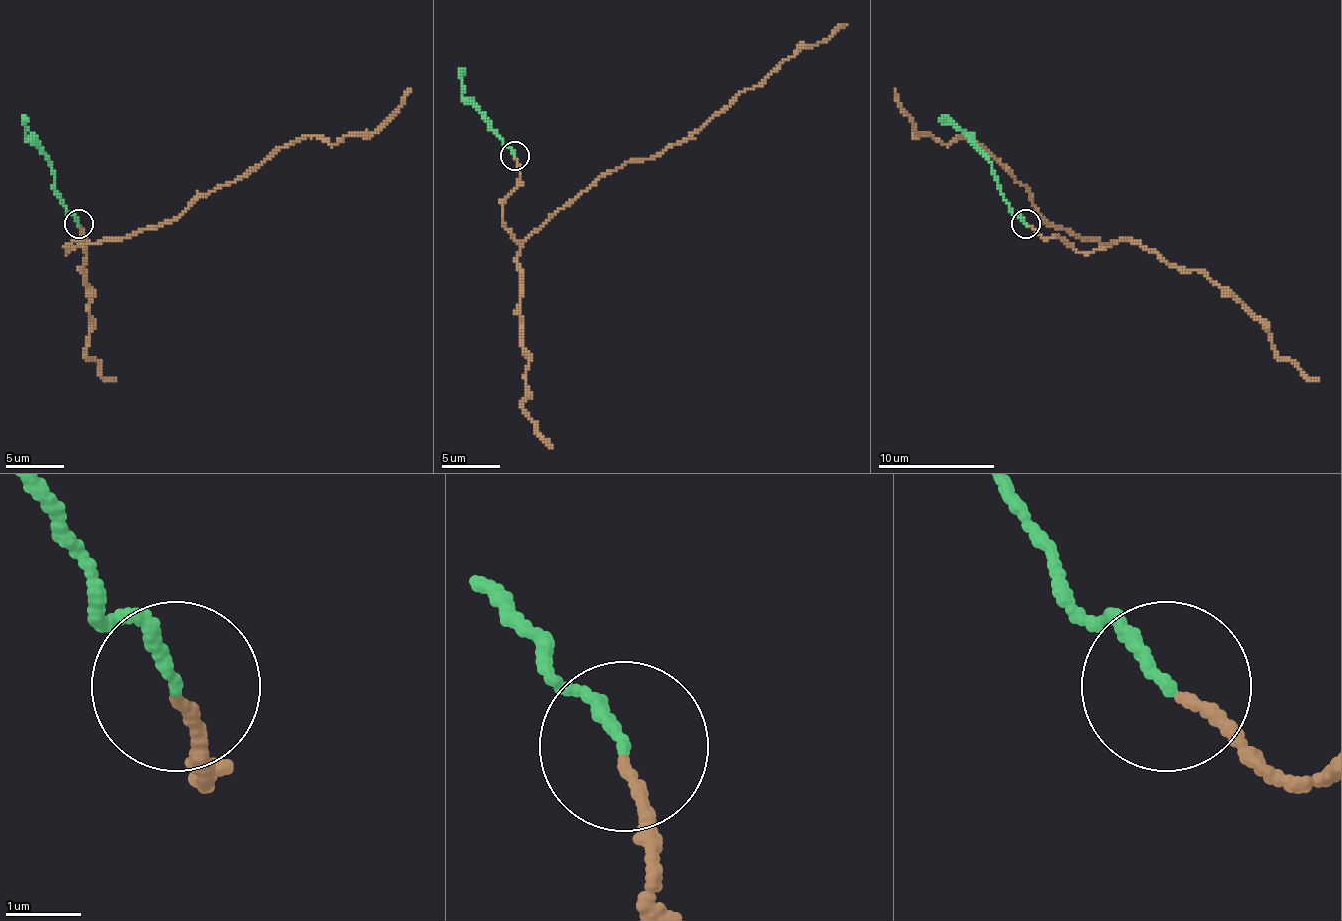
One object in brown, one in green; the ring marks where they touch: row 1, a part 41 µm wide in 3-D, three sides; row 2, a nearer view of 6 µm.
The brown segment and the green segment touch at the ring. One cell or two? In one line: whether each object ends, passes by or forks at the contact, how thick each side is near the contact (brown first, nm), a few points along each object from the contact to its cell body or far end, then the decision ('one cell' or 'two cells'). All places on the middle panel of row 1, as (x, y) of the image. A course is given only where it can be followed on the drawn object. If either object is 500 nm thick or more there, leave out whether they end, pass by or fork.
brown ends there; green ends there; 140 nm thick on the brown side, 160 nm on the other; brown runs (514, 156), (520, 185), (502, 208), (505, 229), (526, 241), (599, 179), (683, 141), (742, 92), (847, 25); green runs (514, 156), (491, 130), (488, 121), (461, 95), (459, 68); one cell

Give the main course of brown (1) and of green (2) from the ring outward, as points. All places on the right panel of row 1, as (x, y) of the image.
1: (1026, 226), (1079, 252), (1111, 244), (1050, 226), (1032, 197), (962, 136), (942, 144), (918, 133), (895, 89)
2: (1026, 223), (1000, 191), (991, 162), (965, 136), (939, 118)

